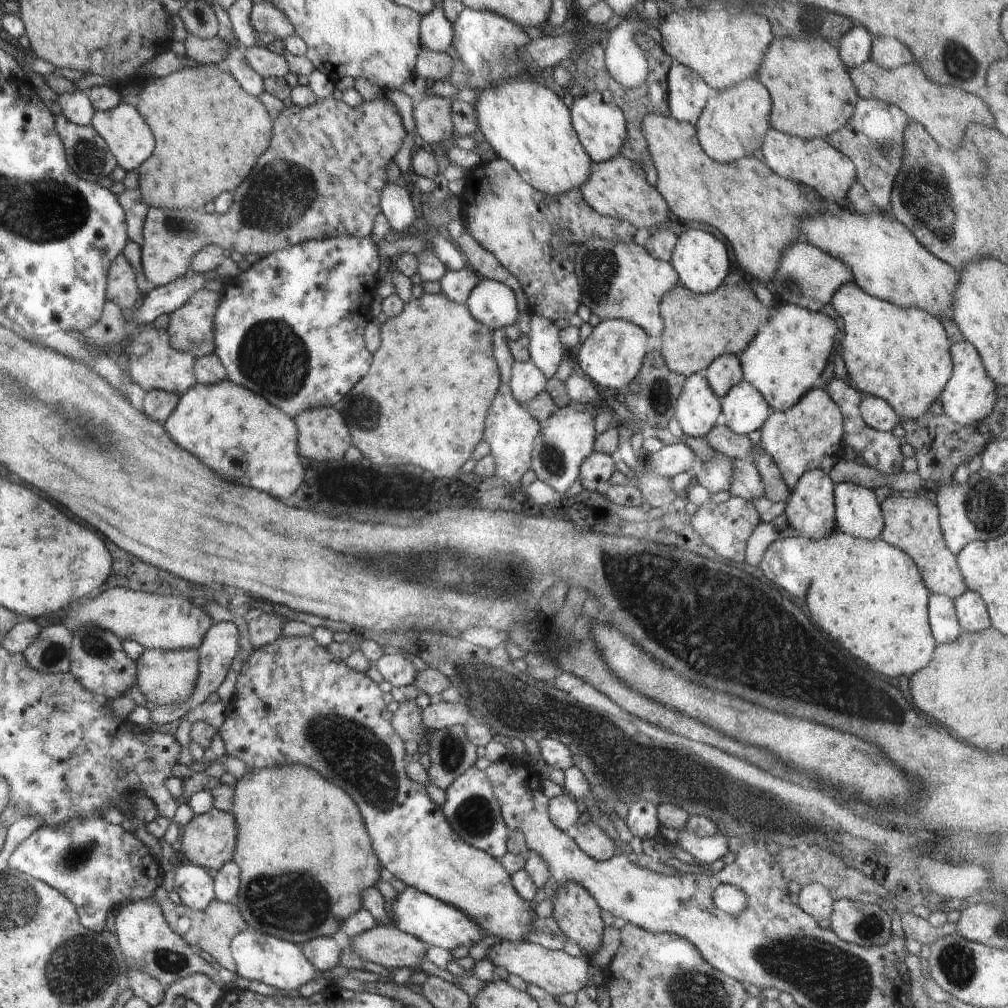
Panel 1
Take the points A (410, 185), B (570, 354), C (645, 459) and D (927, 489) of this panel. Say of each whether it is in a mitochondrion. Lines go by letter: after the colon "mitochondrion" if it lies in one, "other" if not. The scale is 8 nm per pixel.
A: other
B: other
C: other
D: other

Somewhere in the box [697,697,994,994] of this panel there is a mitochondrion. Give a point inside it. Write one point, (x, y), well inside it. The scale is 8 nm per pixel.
(957, 963)

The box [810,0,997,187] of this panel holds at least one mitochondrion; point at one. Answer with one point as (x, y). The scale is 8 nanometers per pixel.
(957, 57)

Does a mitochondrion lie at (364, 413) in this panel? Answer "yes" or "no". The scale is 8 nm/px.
yes

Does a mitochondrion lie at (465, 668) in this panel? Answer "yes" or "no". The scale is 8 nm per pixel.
yes

